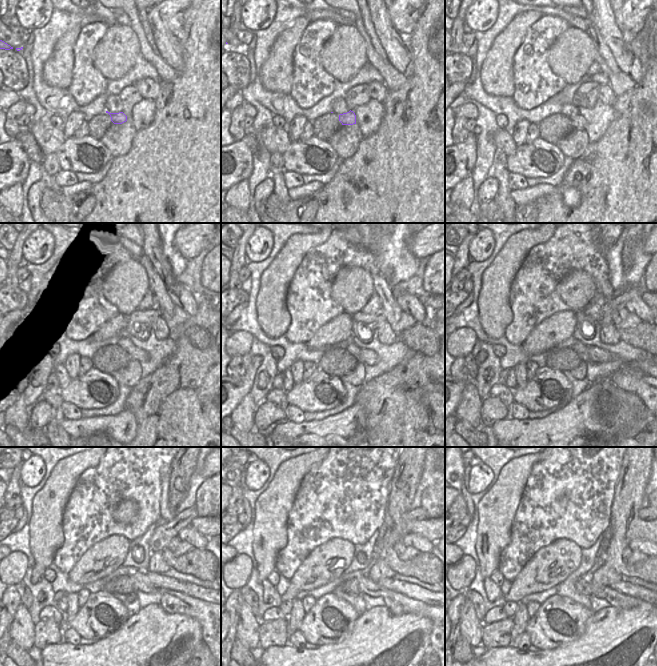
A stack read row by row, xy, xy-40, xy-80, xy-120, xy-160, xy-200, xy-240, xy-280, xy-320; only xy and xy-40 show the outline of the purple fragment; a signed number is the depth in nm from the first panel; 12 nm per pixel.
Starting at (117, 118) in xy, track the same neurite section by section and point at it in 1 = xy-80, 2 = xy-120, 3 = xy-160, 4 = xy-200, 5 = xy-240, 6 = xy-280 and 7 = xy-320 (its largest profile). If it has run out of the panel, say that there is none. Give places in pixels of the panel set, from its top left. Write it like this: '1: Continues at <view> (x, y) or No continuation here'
1: Continues at xy-80 (578, 122)
2: Continues at xy-120 (135, 353)
3: Continues at xy-160 (367, 356)
4: Continues at xy-200 (597, 355)
5: Continues at xy-240 (160, 581)
6: Continues at xy-280 (417, 592)
7: Continues at xy-320 (644, 594)

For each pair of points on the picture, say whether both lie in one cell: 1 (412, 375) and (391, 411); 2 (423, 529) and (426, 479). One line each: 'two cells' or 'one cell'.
1: one cell
2: two cells

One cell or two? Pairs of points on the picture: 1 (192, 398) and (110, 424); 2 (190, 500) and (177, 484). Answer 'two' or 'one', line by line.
1: two
2: two

